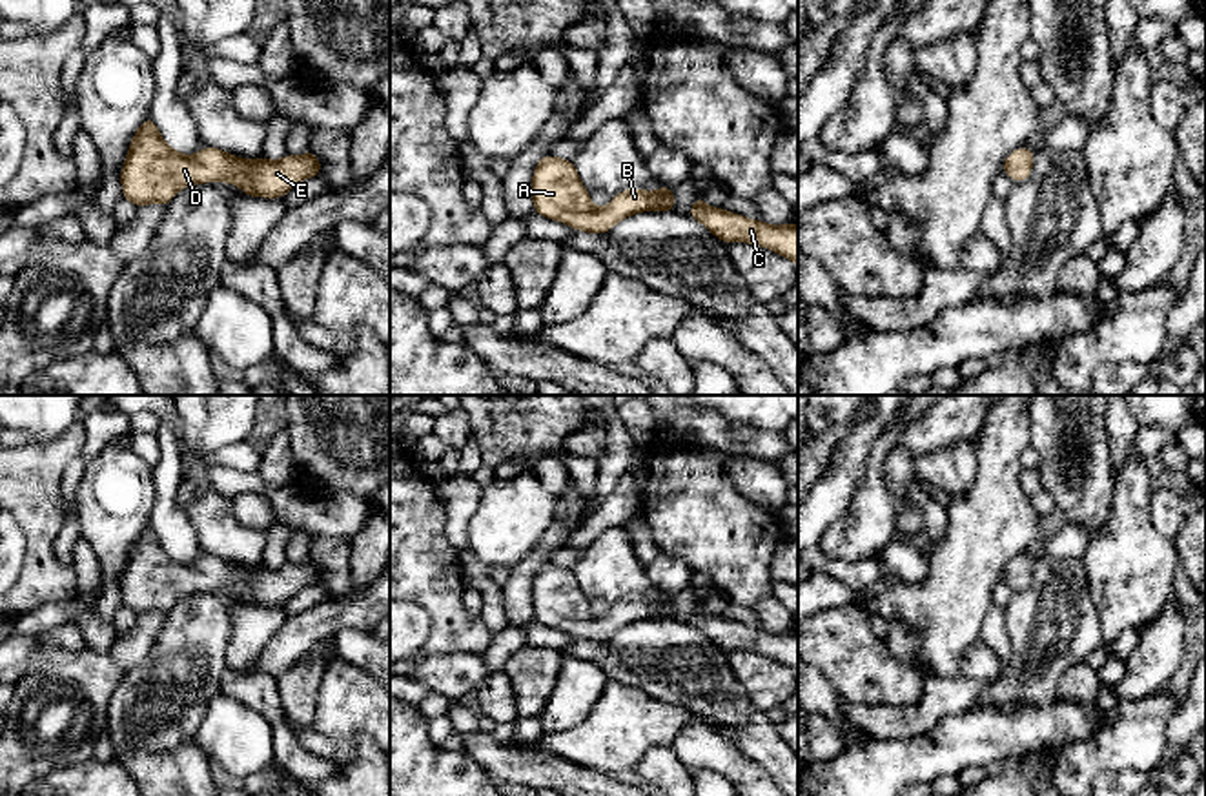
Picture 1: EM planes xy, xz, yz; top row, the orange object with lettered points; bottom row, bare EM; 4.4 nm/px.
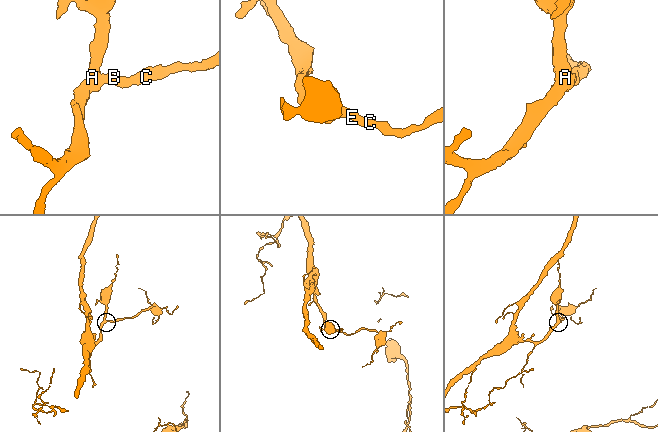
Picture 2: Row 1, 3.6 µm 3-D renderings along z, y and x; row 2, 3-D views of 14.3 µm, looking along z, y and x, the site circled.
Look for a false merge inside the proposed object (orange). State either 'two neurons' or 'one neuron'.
one neuron

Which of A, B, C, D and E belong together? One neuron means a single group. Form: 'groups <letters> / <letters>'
groups A B C D E

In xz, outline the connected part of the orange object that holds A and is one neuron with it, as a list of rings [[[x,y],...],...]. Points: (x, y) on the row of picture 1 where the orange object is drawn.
[[[552,153],[541,157],[534,168],[532,204],[534,213],[594,235],[603,235],[621,219],[641,211],[676,213],[672,188],[665,184],[658,191],[629,188],[614,195],[608,206],[594,208],[574,162]]]

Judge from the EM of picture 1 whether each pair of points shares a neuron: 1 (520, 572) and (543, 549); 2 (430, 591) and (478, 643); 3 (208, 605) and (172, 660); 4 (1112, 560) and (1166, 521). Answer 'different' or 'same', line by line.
1: same
2: same
3: same
4: different

